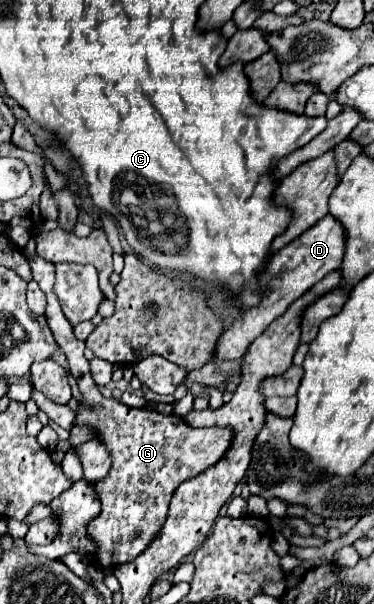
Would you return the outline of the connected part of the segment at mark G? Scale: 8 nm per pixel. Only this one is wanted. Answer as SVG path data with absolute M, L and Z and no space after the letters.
M35 256L29 264L33 270L33 280L37 280L41 290L47 294L45 318L49 328L65 352L69 372L77 380L77 386L83 394L75 416L75 426L91 428L111 454L109 474L93 482L93 488L101 500L101 514L87 524L87 534L97 546L91 562L103 572L109 568L113 570L137 558L149 546L167 518L169 500L177 486L213 466L225 454L233 436L225 428L191 428L177 414L161 414L149 408L129 408L113 398L105 398L91 378L89 364L83 354L85 342L75 338L73 326L63 316L61 304L53 294L55 266L41 260L39 256Z

